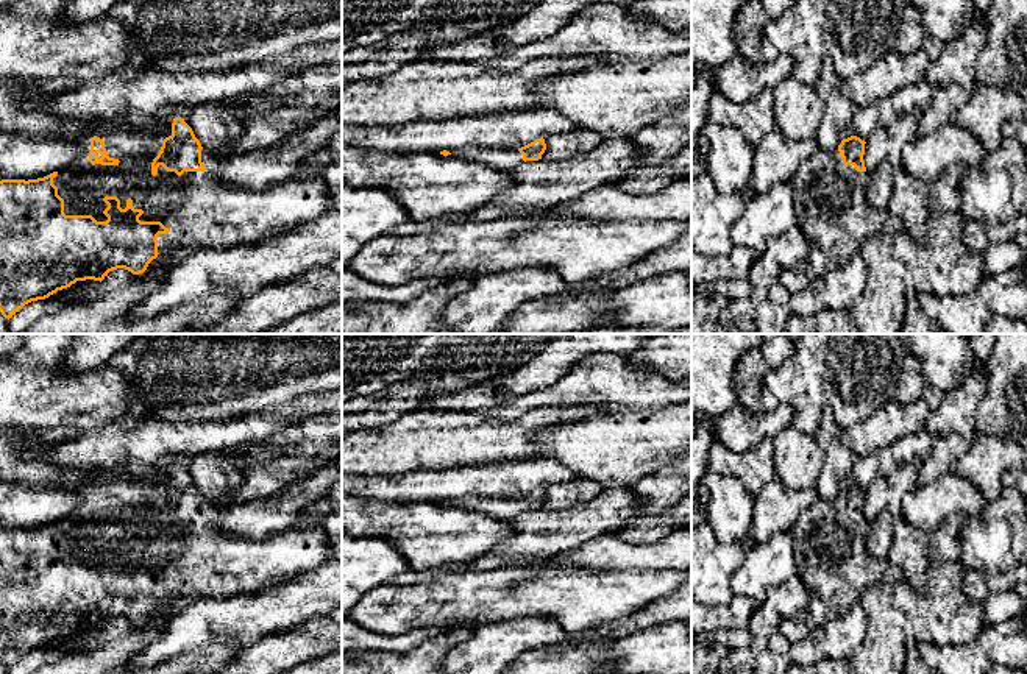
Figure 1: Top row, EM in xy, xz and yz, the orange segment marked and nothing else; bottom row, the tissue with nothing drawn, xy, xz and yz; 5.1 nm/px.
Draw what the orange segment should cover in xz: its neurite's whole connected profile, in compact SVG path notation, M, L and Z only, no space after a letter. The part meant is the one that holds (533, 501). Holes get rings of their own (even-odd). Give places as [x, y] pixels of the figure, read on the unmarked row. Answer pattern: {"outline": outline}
{"outline": "M540 487L518 499L465 496L454 504L465 510L484 512L490 516L510 521L526 510L542 509L545 499L545 488Z"}

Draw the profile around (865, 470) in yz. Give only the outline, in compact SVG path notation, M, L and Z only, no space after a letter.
M924 429L879 449L876 456L855 456L854 468L846 479L844 488L857 485L866 490L876 477L887 477L897 466L913 462L915 457L924 459L933 451L940 438L940 435Z

